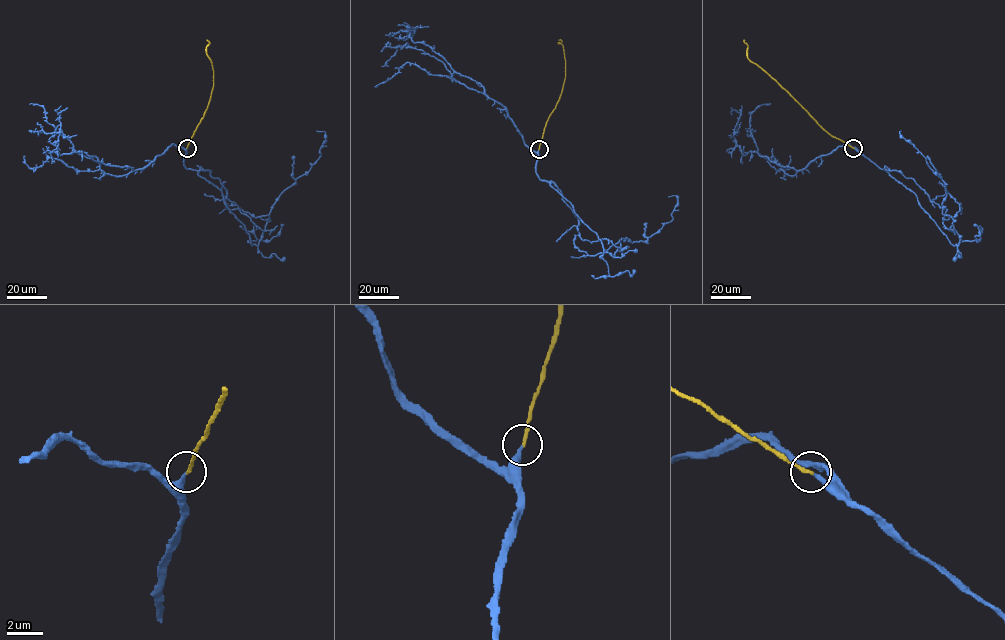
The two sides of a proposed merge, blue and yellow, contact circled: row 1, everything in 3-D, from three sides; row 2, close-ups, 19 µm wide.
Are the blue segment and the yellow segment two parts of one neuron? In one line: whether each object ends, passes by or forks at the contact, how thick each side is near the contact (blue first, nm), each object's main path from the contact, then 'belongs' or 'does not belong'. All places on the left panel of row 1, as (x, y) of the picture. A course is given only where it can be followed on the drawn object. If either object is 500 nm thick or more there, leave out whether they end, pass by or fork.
blue ends there; yellow ends there; 200 nm thick on the blue side, 180 nm on the other; blue runs (186, 148), (184, 166), (221, 190), (257, 245), (279, 195), (320, 156), (325, 134), (316, 131); yellow runs (186, 148), (207, 108), (213, 86), (207, 40); belongs

